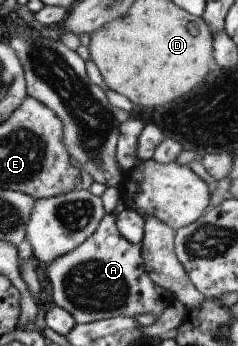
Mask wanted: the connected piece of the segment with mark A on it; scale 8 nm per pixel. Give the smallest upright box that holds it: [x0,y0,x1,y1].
[46,187,177,324]

